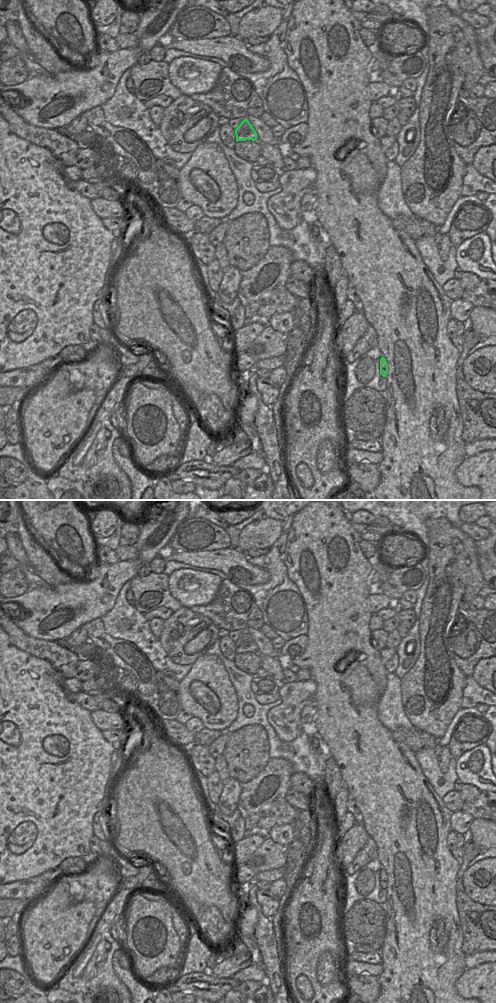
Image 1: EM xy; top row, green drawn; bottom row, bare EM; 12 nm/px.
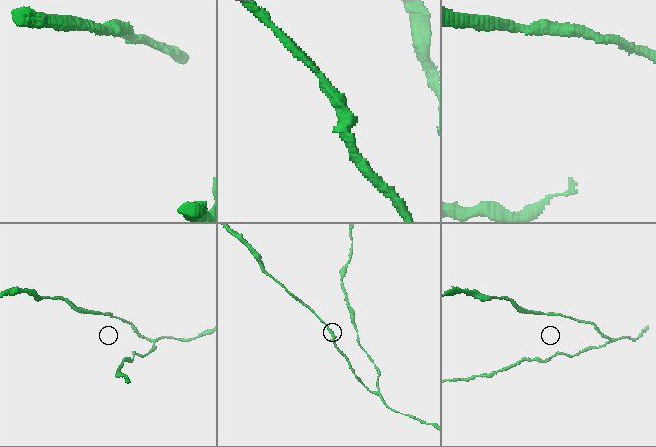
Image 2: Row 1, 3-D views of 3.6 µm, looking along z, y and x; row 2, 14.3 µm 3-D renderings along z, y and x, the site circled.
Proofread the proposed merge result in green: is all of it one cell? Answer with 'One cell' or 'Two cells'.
One cell.

